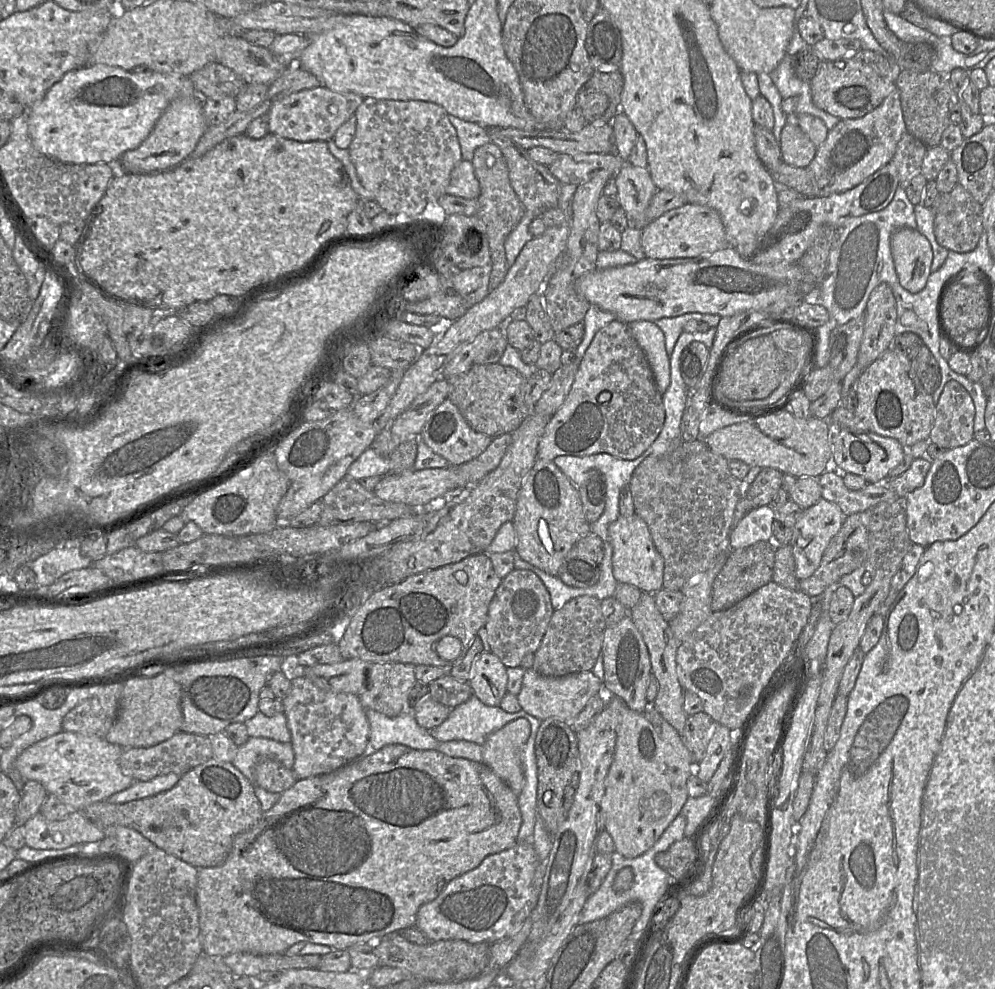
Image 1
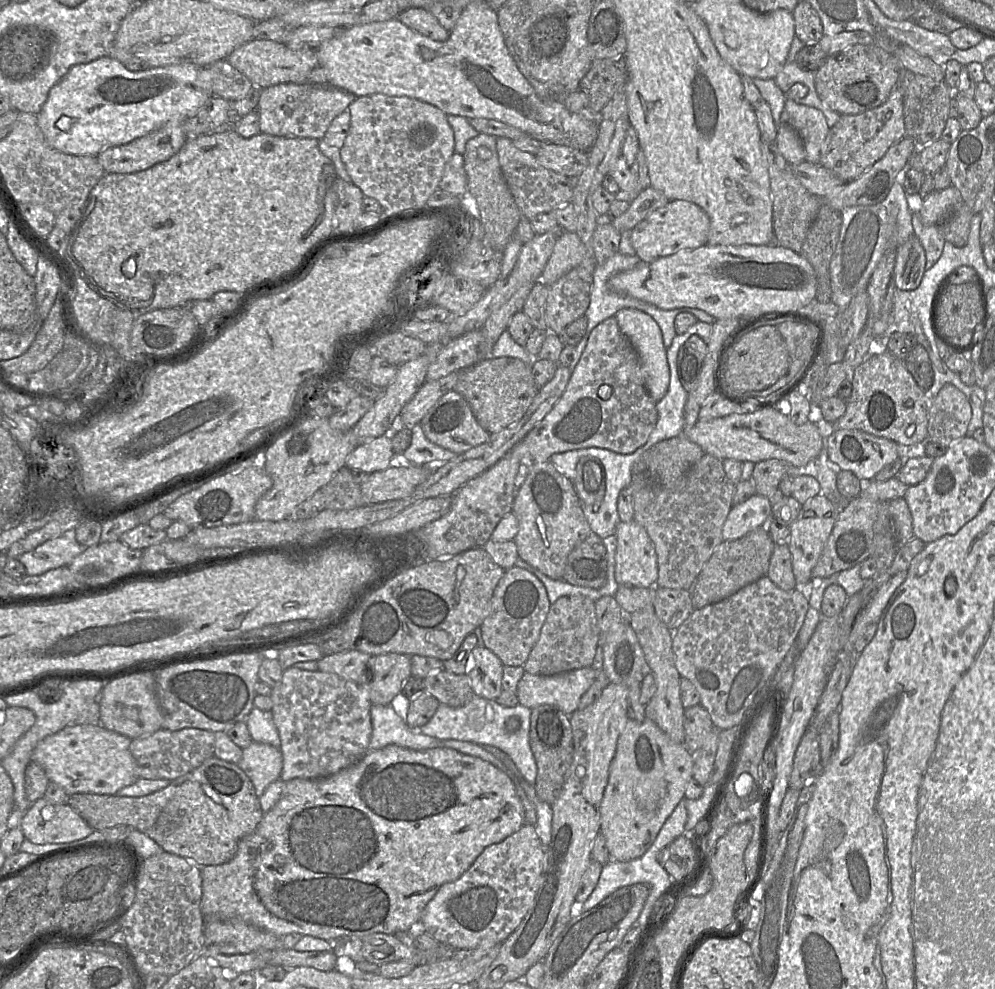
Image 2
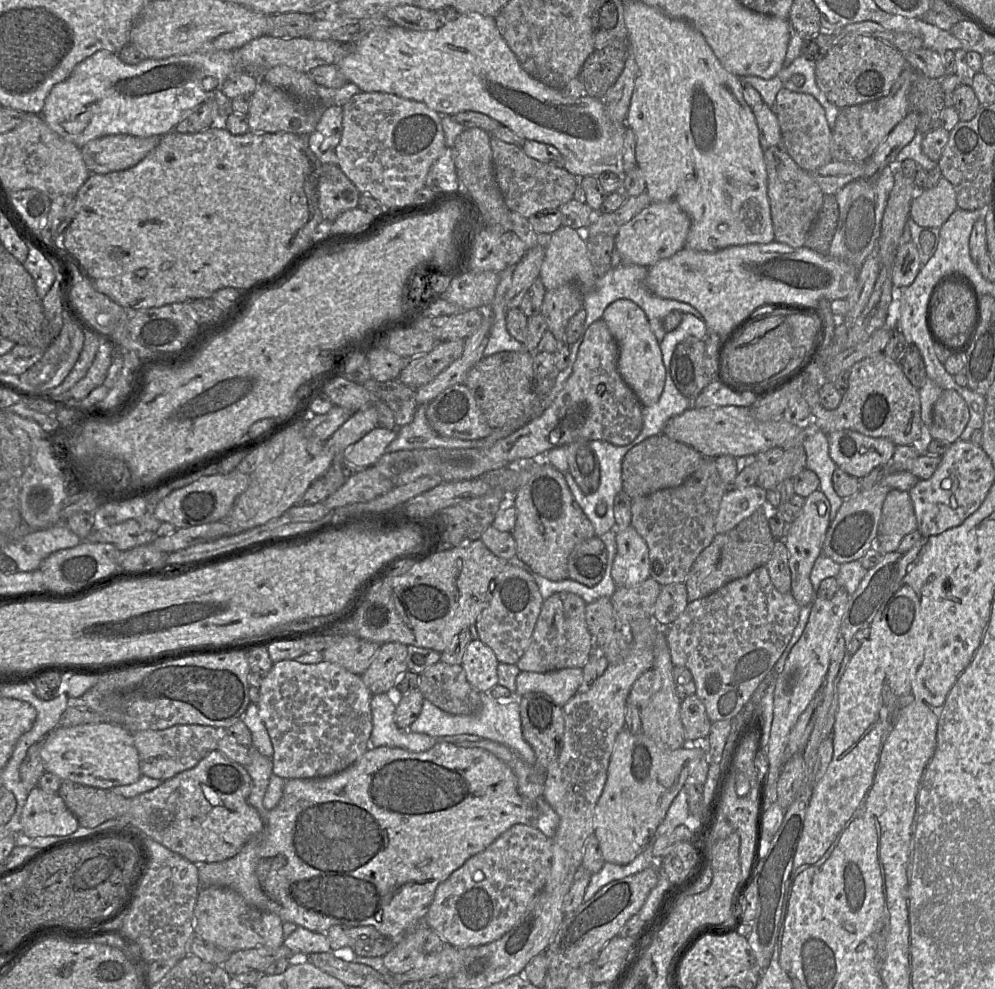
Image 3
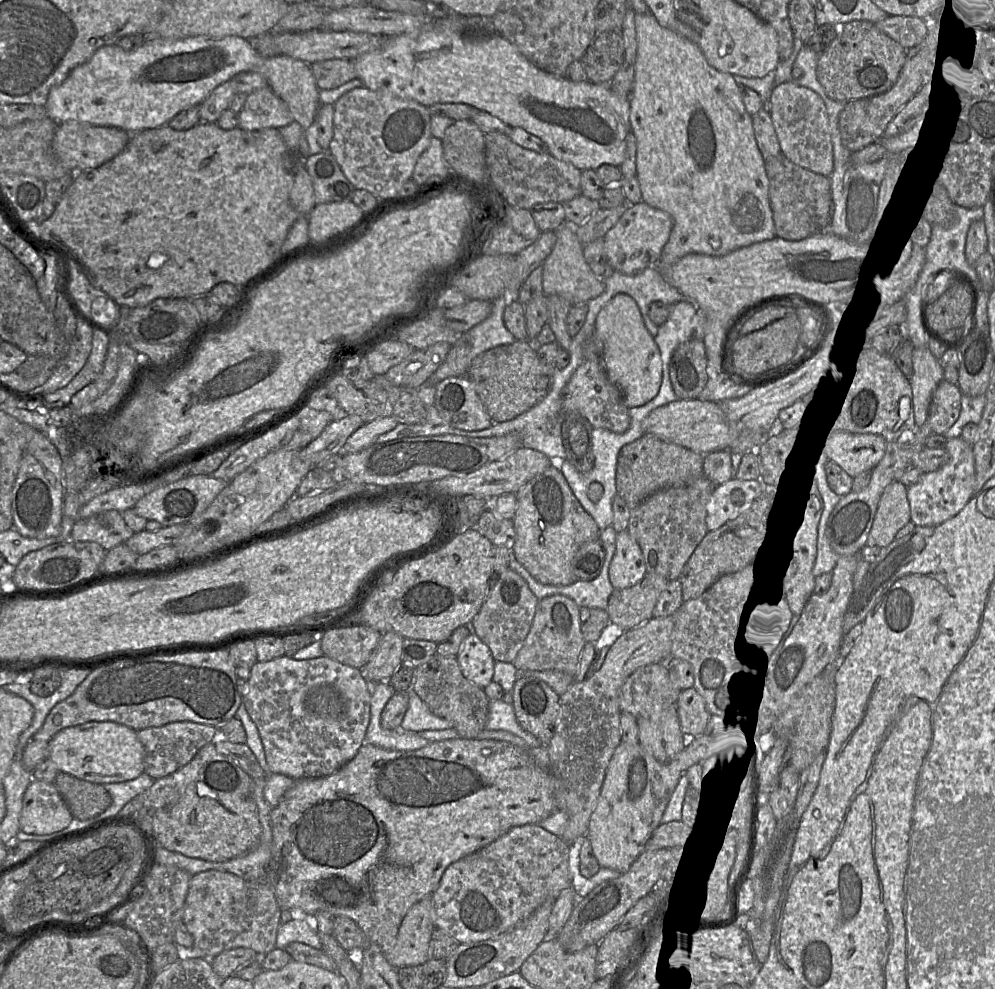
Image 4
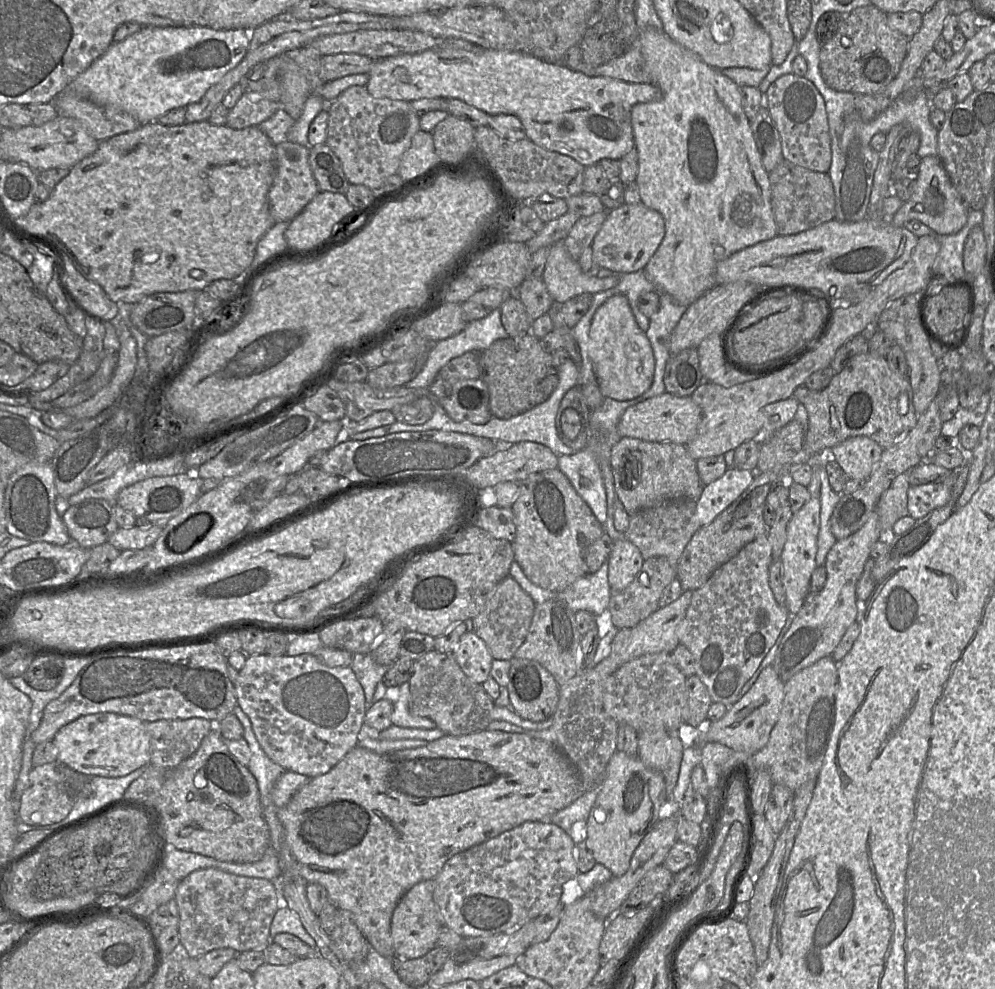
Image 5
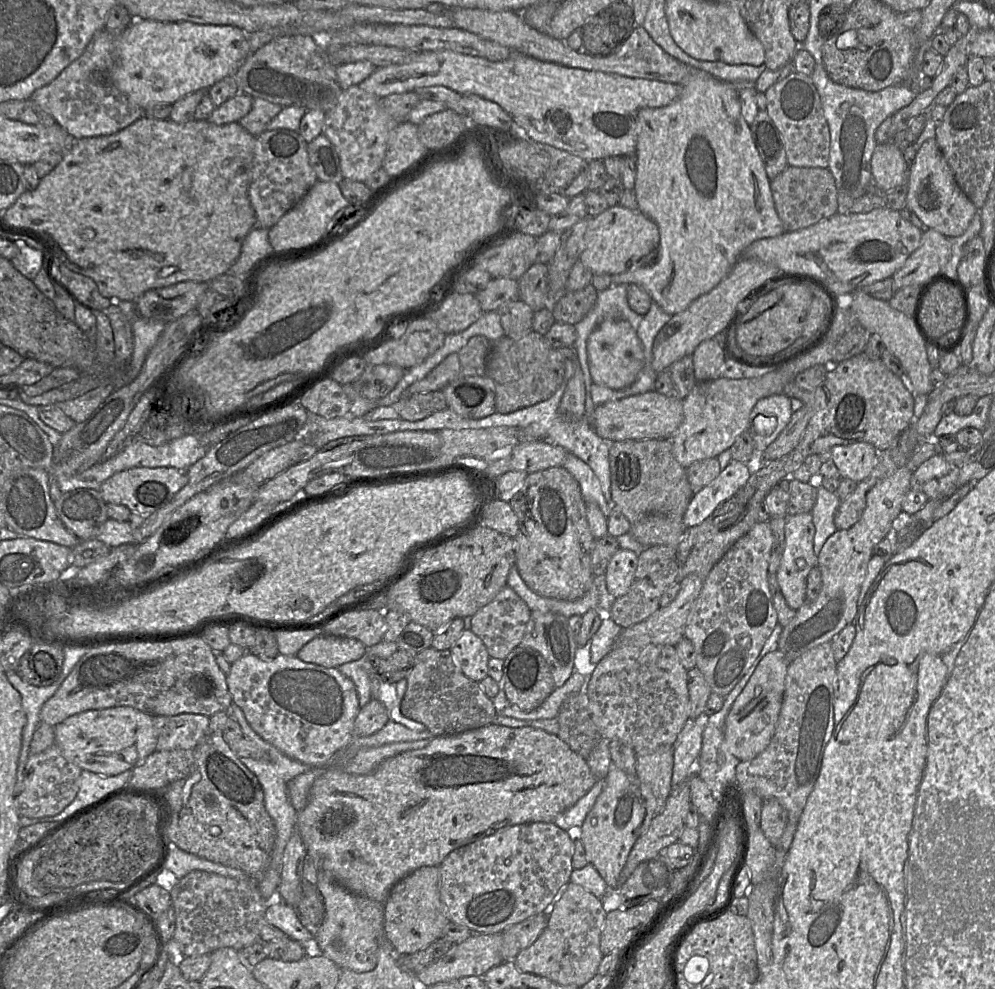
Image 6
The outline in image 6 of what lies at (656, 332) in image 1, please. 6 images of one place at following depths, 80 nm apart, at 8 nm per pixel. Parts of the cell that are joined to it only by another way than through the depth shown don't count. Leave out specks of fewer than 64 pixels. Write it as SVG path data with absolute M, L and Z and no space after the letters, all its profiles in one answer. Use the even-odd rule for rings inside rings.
M606 317L589 335L587 356L593 383L613 390L631 385L644 367L644 351L636 330L620 317Z

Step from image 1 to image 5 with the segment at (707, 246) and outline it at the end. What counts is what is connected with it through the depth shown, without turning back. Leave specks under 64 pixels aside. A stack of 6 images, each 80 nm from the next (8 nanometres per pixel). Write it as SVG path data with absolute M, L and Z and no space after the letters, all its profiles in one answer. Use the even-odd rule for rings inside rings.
M643 203L626 204L614 208L594 237L591 247L594 261L614 274L625 274L643 270L655 254L665 235L662 215Z

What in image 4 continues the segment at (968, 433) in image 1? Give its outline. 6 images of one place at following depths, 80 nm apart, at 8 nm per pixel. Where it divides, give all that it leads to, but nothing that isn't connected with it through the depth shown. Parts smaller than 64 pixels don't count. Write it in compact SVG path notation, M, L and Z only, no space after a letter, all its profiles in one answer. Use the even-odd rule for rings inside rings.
M944 379L933 393L929 408L928 427L933 434L944 435L958 420L962 393L957 385Z

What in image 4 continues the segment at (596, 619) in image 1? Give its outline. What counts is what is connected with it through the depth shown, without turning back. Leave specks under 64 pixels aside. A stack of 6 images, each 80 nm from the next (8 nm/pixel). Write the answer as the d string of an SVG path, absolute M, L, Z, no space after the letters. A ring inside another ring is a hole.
M553 595L539 600L531 629L513 664L519 672L559 671L575 678L585 644L580 607L567 596Z

